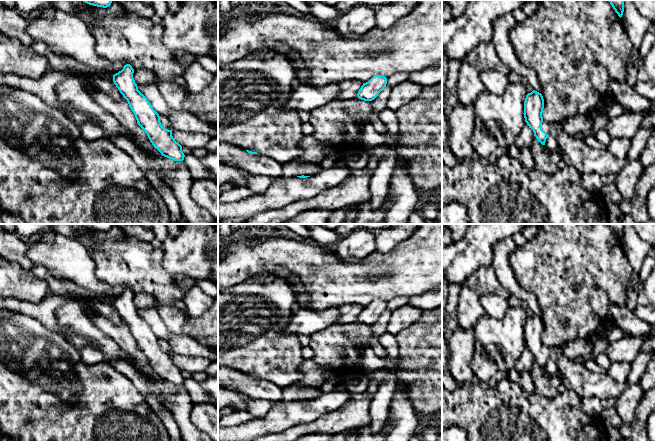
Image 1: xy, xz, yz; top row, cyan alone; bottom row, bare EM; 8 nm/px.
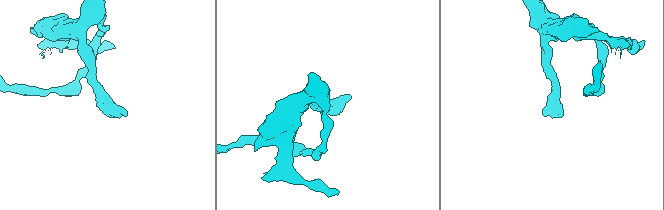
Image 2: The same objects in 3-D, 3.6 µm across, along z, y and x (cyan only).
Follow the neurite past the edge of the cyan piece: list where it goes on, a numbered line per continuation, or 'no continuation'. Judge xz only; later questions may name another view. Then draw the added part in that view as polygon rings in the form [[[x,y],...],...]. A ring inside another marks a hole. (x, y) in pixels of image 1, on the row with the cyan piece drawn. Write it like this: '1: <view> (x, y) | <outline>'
no continuation

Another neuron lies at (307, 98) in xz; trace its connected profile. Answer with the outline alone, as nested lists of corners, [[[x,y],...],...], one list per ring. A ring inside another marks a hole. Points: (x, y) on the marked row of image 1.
[[[336,83],[324,86],[297,84],[291,89],[281,107],[283,110],[301,110],[310,113],[337,100],[339,91],[339,85]]]

